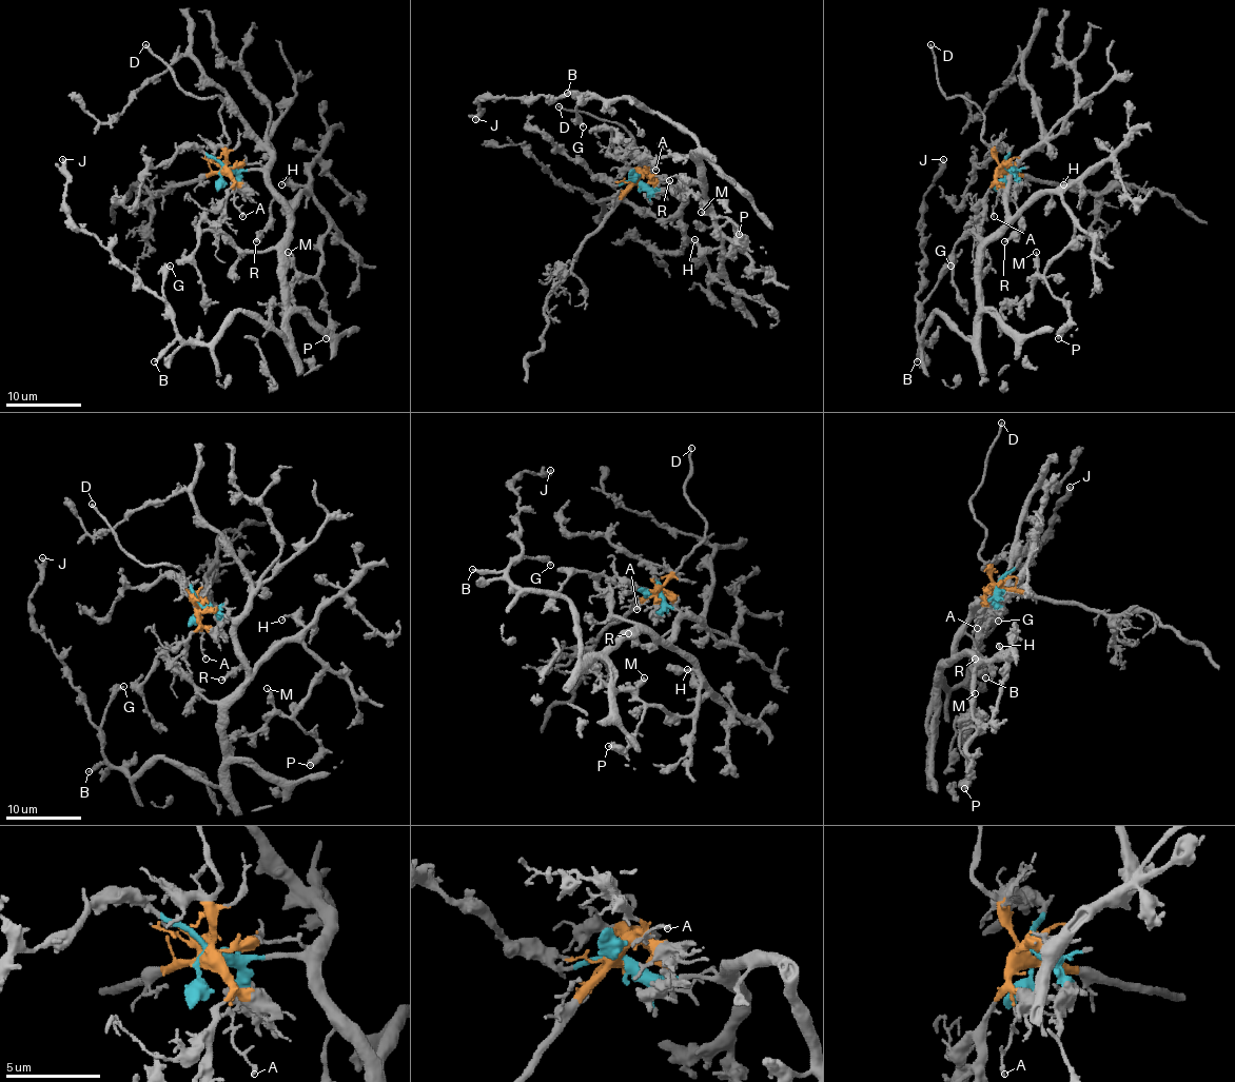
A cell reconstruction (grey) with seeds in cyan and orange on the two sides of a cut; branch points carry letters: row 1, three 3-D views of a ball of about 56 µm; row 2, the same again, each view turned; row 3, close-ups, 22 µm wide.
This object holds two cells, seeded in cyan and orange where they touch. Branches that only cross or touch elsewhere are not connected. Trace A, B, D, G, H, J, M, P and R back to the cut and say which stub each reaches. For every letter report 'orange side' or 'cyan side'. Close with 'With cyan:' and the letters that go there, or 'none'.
A: orange side
B: cyan side
D: orange side
G: cyan side
H: cyan side
J: cyan side
M: cyan side
P: cyan side
R: cyan side
With cyan: B, G, H, J, M, P, R

